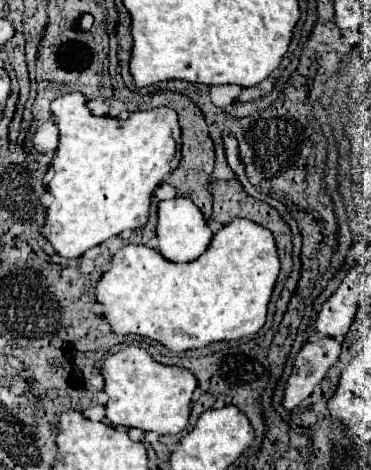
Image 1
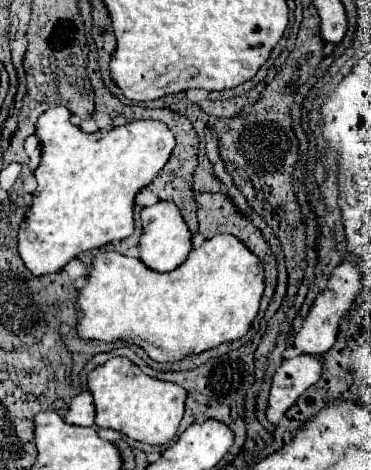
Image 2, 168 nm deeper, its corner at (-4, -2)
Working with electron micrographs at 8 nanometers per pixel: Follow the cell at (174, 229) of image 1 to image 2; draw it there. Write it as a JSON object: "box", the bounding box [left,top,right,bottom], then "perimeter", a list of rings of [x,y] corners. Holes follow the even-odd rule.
{"box":[140,201,194,273],"perimeter":[[[160,201],[152,207],[144,207],[142,225],[144,225],[144,233],[140,237],[140,259],[154,271],[160,271],[160,273],[174,271],[192,253],[192,249],[194,249],[192,233],[184,221],[184,215],[172,201]]]}

